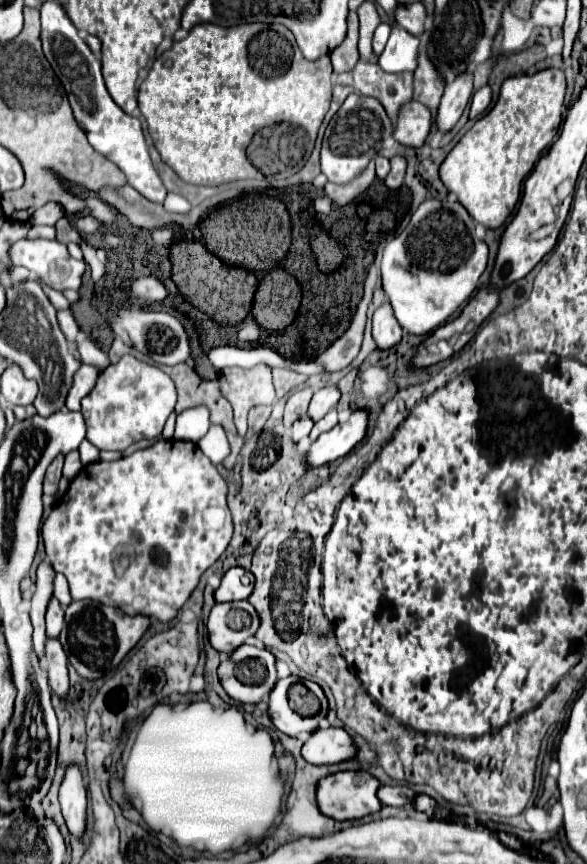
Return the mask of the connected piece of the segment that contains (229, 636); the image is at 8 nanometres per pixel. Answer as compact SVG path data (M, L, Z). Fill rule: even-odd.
M247 600L215 604L207 620L209 642L219 652L237 650L257 630L259 614Z

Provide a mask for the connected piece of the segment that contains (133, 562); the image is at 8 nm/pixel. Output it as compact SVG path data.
M165 440L165 442L157 442L151 448L145 450L137 450L131 456L125 456L117 462L93 462L87 464L69 484L69 490L65 492L65 496L55 504L55 508L51 510L49 518L43 522L41 528L43 540L45 540L45 550L47 550L47 560L53 564L55 572L61 572L71 588L71 598L73 600L97 600L105 606L111 608L119 608L129 616L149 616L155 618L159 622L169 622L177 616L179 608L189 600L189 596L193 594L193 590L197 588L201 574L213 566L217 562L217 558L227 550L231 536L233 536L233 520L231 520L231 512L227 506L227 482L223 480L223 476L217 472L217 468L213 466L213 462L197 448L197 444L193 442L183 442L183 440Z

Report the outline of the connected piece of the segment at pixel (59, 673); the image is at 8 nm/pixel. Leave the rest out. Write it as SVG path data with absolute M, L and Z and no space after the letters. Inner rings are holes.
M47 640L47 654L45 654L47 670L49 670L49 686L53 696L65 700L69 694L69 659L59 640Z

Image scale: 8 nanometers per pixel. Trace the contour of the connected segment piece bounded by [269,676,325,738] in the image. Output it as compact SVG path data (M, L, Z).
M289 676L289 678L279 680L279 684L275 684L275 692L271 692L271 702L269 702L269 716L271 716L273 724L277 726L277 730L281 730L283 734L305 738L323 726L325 714L317 714L313 718L303 718L289 706L287 694L289 694L289 688L297 680L299 678Z

